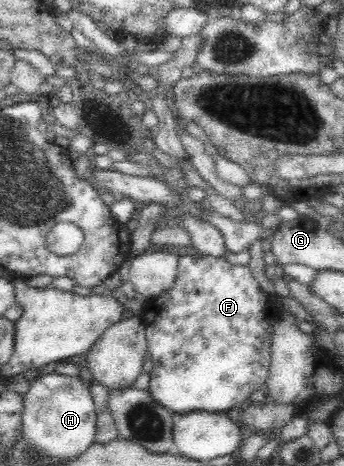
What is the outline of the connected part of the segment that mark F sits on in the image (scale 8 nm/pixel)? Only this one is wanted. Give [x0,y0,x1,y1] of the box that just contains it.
[141,254,280,414]

